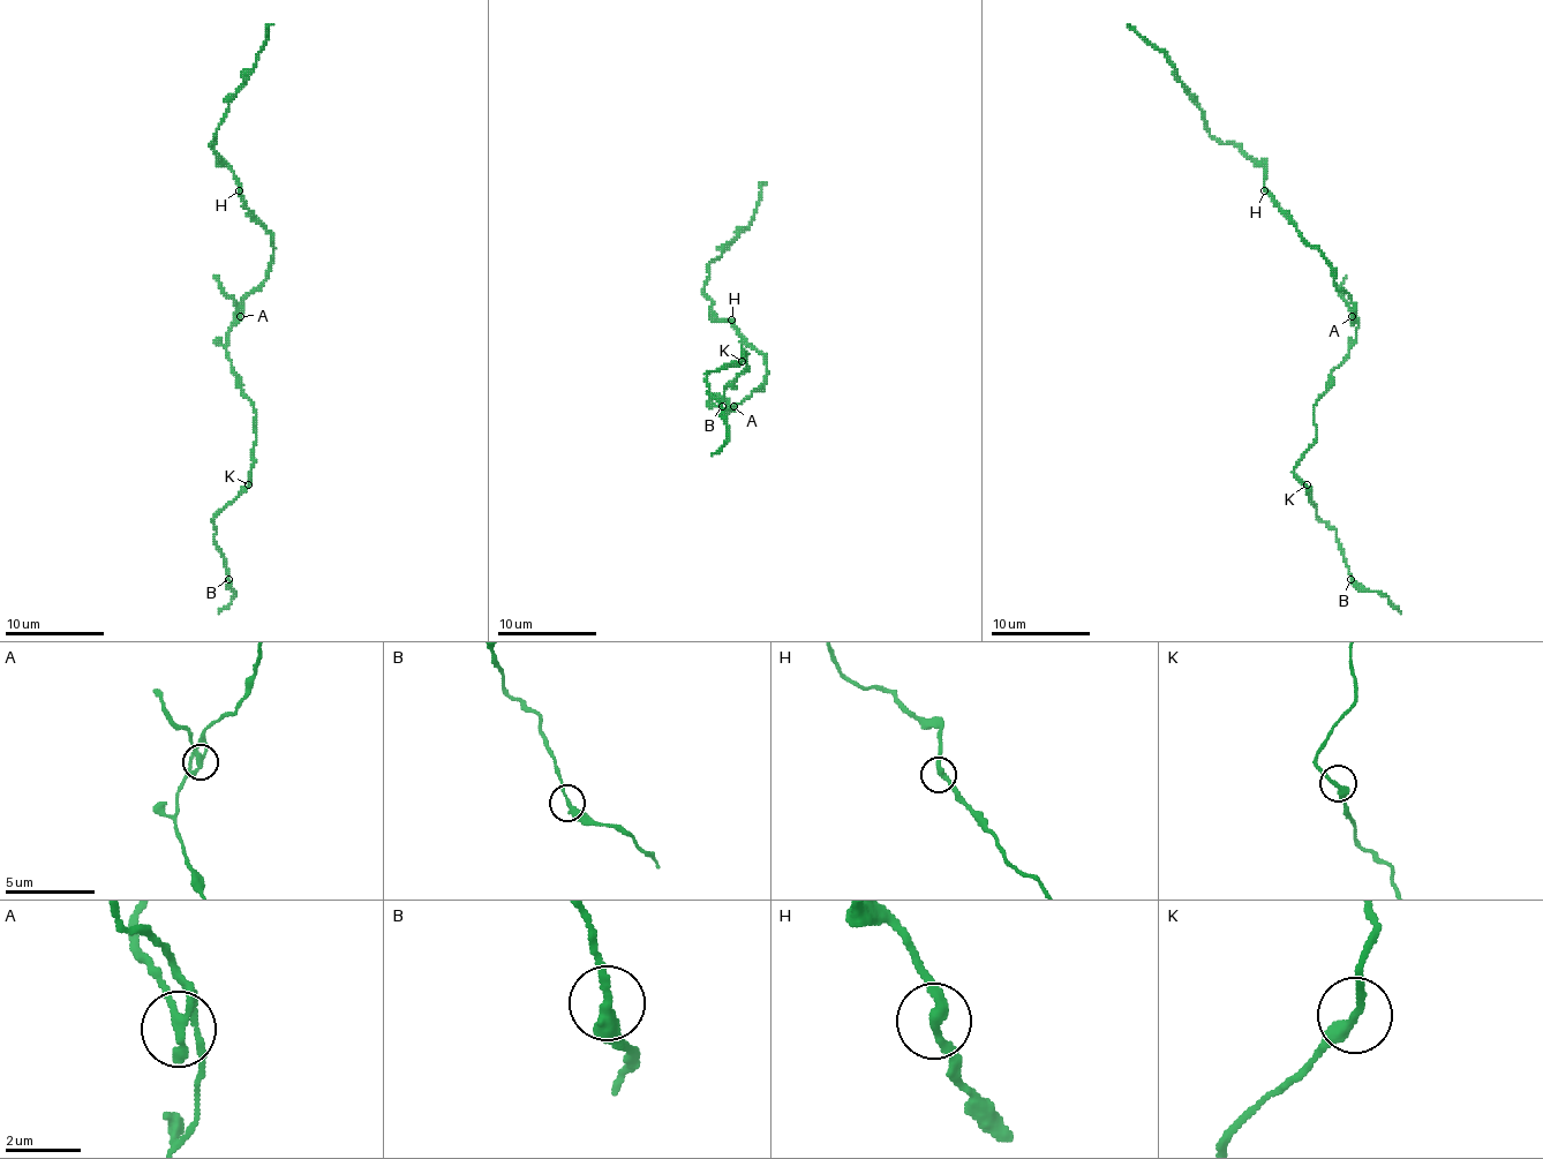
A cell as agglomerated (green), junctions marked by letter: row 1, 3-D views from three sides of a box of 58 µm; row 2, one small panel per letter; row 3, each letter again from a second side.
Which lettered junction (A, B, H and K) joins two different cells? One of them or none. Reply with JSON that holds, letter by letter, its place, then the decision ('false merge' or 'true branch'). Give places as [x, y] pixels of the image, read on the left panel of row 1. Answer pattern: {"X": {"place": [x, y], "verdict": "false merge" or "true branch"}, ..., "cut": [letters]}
{"A": {"place": [240, 316], "verdict": "false merge"}, "B": {"place": [228, 579], "verdict": "true branch"}, "H": {"place": [239, 190], "verdict": "true branch"}, "K": {"place": [248, 484], "verdict": "true branch"}, "cut": ["A"]}

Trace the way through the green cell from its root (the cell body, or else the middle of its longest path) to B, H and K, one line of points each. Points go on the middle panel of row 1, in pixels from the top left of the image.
B: (737, 406), (722, 411), (719, 401), (749, 371), (744, 348), (739, 361), (707, 376), (707, 391), (722, 406)
H: (737, 406), (764, 384), (766, 359), (739, 333), (731, 320)
K: (737, 406), (722, 411), (719, 401), (742, 374), (746, 369), (749, 371), (744, 348), (742, 361)

